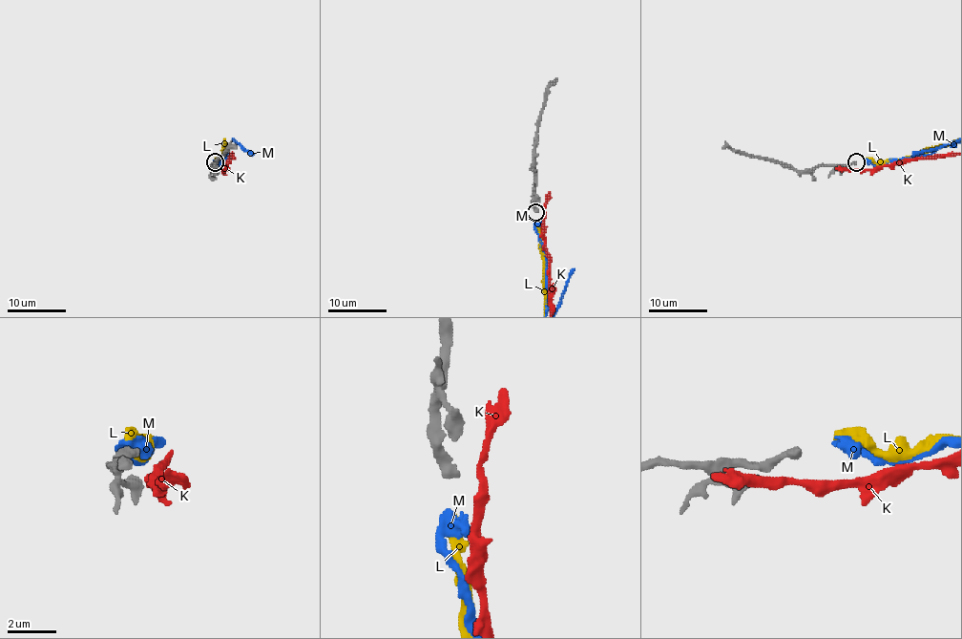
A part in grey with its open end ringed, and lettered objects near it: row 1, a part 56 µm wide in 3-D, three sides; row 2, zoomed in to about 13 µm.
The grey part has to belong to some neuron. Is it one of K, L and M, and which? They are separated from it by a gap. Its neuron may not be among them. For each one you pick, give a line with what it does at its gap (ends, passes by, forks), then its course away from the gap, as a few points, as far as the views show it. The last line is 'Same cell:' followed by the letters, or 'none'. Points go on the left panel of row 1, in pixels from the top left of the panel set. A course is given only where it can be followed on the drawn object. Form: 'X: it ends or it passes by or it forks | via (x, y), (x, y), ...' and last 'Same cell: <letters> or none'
L: it ends
Same cell: L

